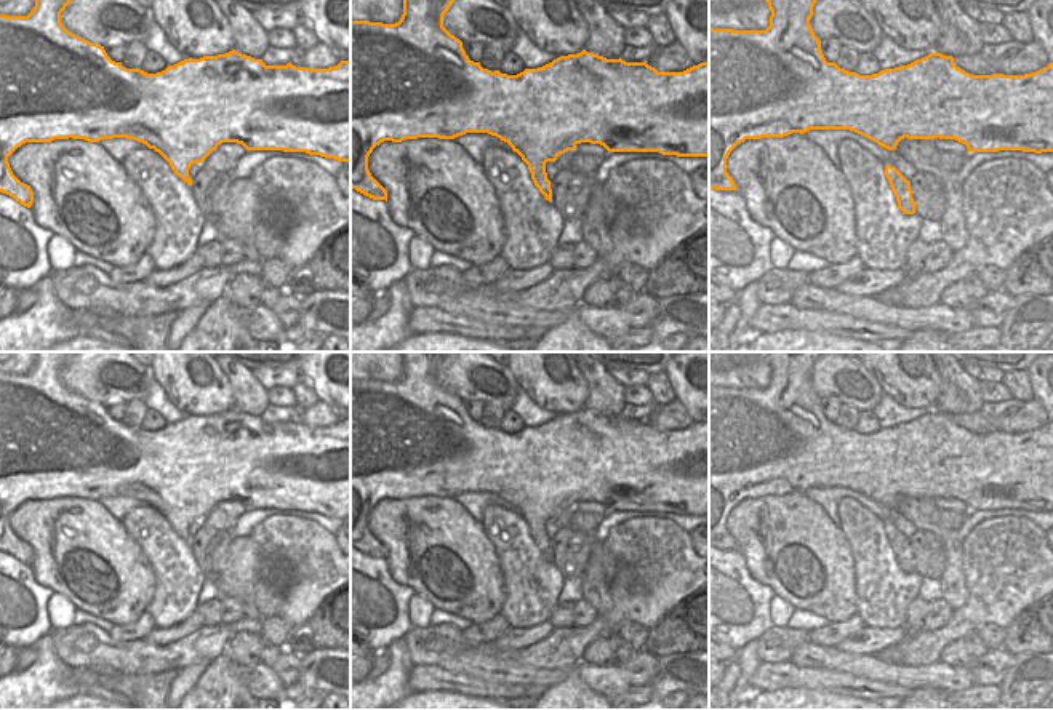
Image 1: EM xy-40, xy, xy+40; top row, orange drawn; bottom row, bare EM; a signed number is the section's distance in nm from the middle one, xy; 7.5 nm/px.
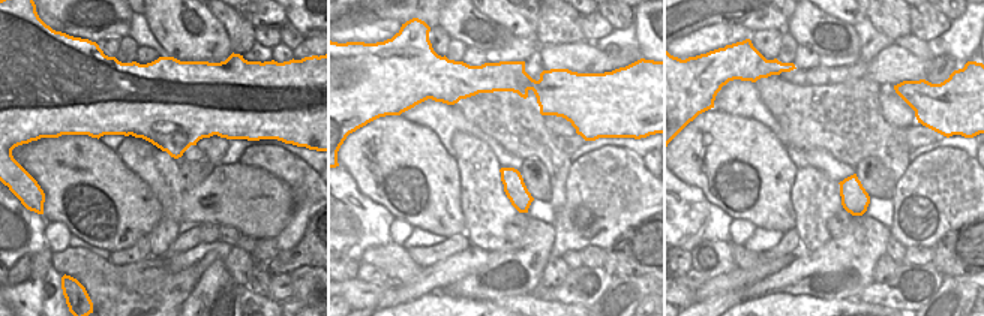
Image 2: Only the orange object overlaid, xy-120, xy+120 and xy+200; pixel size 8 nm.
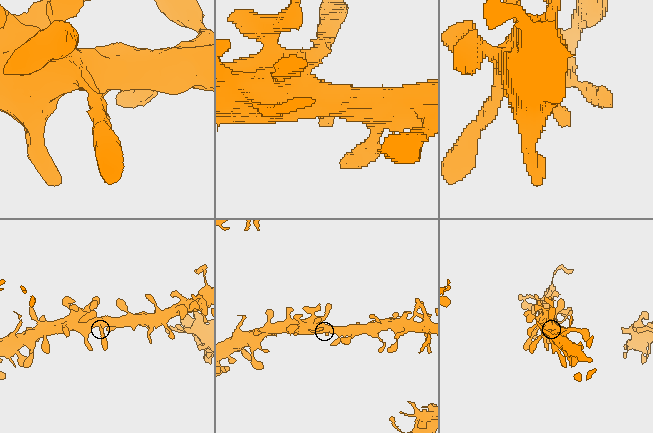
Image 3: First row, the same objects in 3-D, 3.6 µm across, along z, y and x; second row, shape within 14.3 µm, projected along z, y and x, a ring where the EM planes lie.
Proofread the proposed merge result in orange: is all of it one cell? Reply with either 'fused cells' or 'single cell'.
single cell

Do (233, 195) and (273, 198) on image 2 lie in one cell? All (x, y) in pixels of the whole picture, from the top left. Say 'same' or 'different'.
same

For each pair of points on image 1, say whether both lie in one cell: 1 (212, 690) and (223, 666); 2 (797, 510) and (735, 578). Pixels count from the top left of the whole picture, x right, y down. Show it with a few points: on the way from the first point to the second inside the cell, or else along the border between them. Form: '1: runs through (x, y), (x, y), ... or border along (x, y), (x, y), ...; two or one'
1: runs through (218, 683), (223, 672); one
2: border along (736, 549), (748, 571), (773, 592); two

